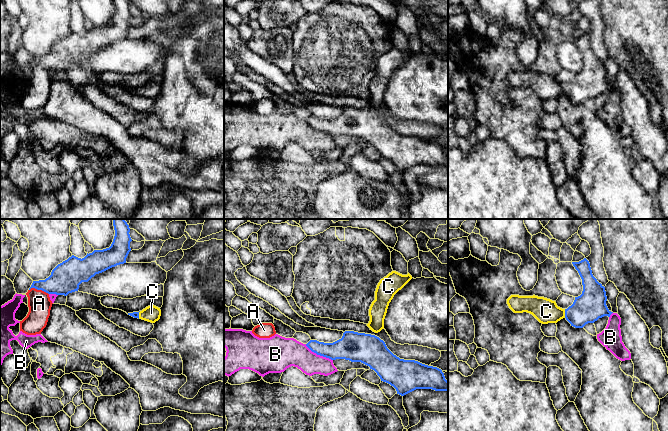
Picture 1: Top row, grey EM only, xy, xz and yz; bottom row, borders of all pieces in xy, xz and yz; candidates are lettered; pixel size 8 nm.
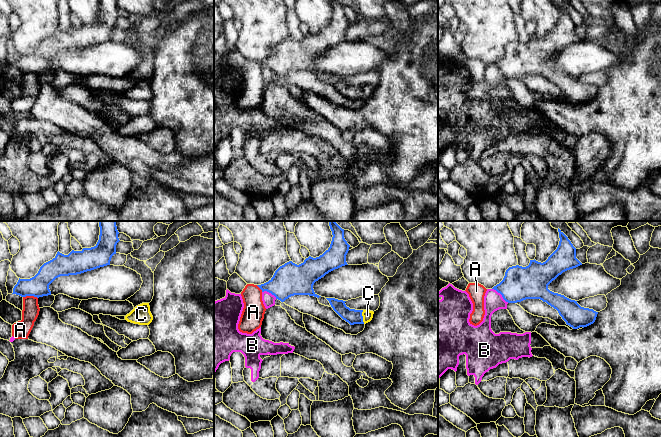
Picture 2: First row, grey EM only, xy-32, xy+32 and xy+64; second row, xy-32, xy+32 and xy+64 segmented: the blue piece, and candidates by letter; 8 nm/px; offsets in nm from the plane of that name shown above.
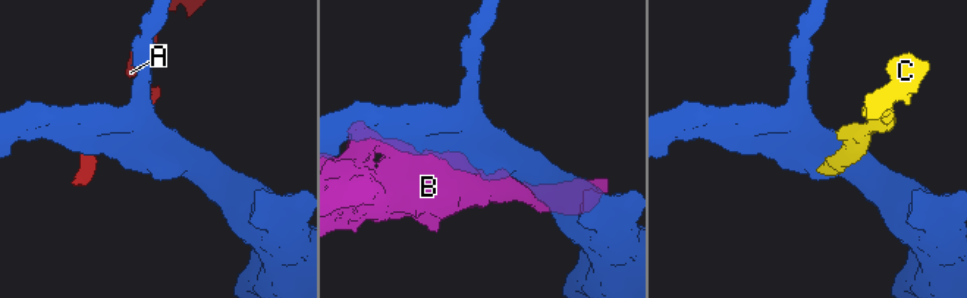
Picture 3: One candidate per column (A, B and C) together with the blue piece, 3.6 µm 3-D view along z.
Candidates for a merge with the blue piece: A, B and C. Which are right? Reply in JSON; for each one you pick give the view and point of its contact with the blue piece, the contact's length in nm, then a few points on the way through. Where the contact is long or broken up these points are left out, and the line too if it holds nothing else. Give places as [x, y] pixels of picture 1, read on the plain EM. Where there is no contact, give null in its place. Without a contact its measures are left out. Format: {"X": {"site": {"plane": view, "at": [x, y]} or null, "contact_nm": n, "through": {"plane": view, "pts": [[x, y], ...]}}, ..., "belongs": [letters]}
{"C": {"site": {"plane": "yz", "at": [565, 89]}, "contact_nm": 70, "through": {"plane": "yz", "pts": [[591, 81], [580, 89], [565, 89], [550, 89], [546, 87]]}}, "belongs": ["C"]}

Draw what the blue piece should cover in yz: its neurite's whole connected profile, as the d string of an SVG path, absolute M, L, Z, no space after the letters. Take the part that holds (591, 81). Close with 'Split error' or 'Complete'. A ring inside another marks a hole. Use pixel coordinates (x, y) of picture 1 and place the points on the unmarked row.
M584 34L572 40L582 55L583 67L567 85L558 83L555 77L535 71L511 71L507 75L509 84L514 89L530 89L542 100L557 99L565 94L575 104L583 104L604 92L610 93L613 88L606 81L605 63L593 52L589 37Z. Split error

